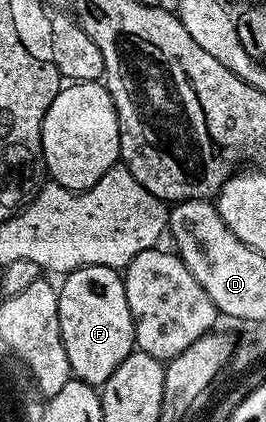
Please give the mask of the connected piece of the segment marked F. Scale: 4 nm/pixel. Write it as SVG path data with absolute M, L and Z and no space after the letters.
M87 266L68 273L62 281L63 286L58 287L57 316L72 375L90 386L102 387L117 372L117 364L136 349L123 274L113 267Z

